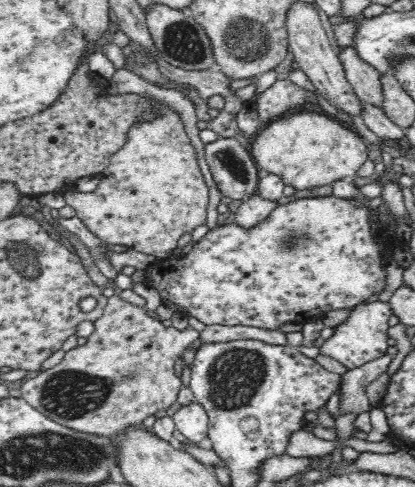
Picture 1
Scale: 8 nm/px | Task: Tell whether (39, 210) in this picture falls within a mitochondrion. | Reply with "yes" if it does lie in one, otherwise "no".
no

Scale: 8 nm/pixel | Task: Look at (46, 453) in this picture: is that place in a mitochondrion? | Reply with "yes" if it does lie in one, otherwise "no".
yes

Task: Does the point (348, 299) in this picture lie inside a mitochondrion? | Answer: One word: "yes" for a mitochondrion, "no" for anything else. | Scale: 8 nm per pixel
no

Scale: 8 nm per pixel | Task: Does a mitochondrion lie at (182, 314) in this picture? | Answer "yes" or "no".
no

